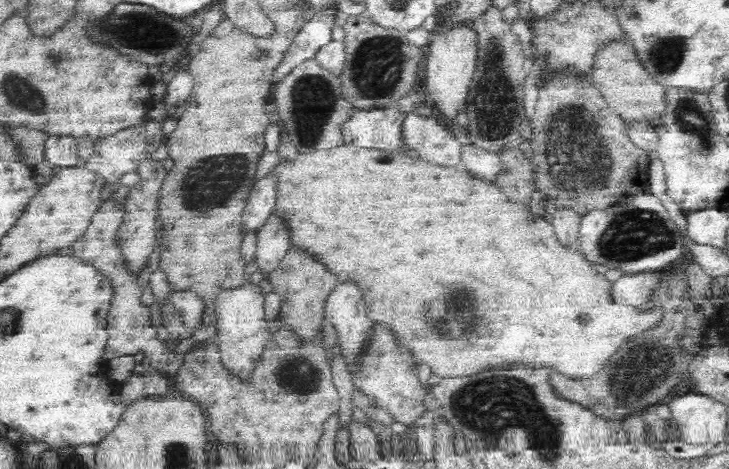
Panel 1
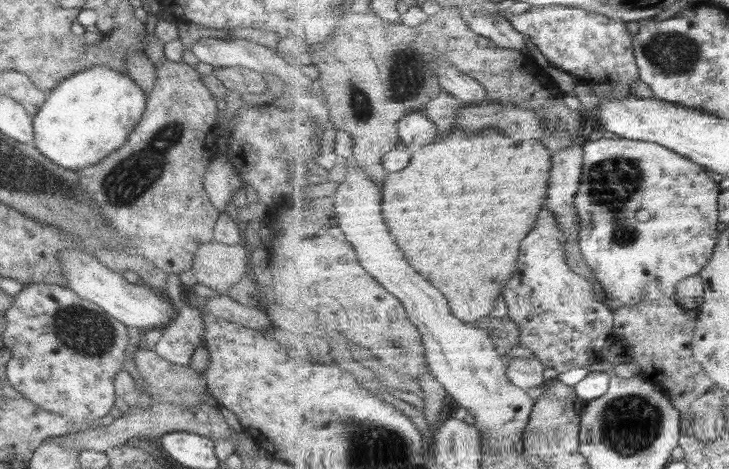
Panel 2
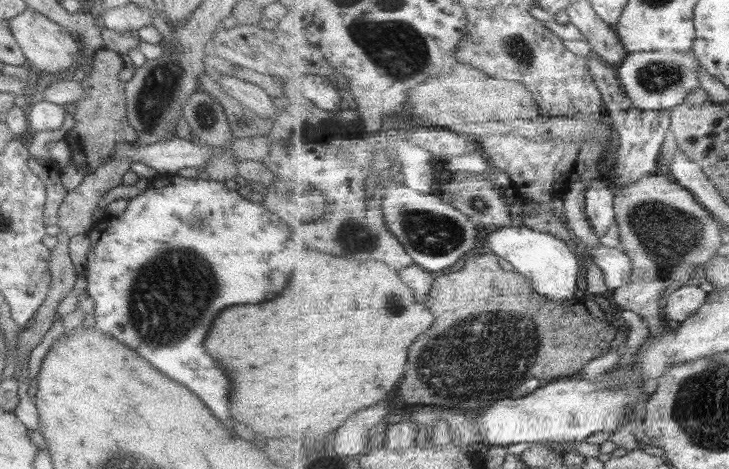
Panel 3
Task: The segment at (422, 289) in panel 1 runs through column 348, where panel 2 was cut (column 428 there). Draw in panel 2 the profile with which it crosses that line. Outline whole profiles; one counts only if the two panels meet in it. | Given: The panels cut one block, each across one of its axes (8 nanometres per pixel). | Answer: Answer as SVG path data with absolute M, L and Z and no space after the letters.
M454 127L438 143L414 150L408 168L386 177L383 211L390 230L406 250L406 258L449 298L458 318L478 325L494 314L498 299L517 272L520 246L544 210L552 167L551 150L540 139L518 141L497 129L470 133Z

